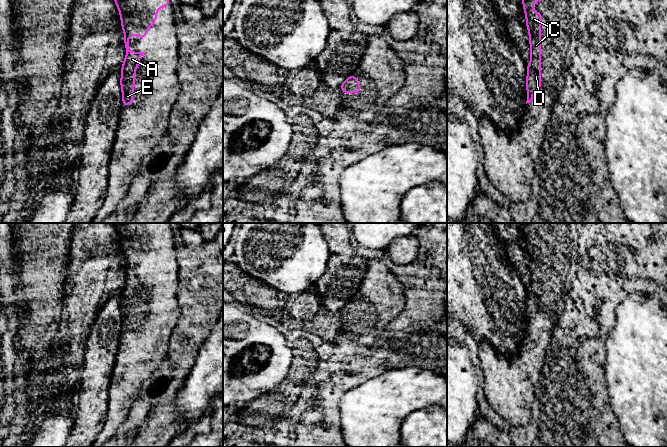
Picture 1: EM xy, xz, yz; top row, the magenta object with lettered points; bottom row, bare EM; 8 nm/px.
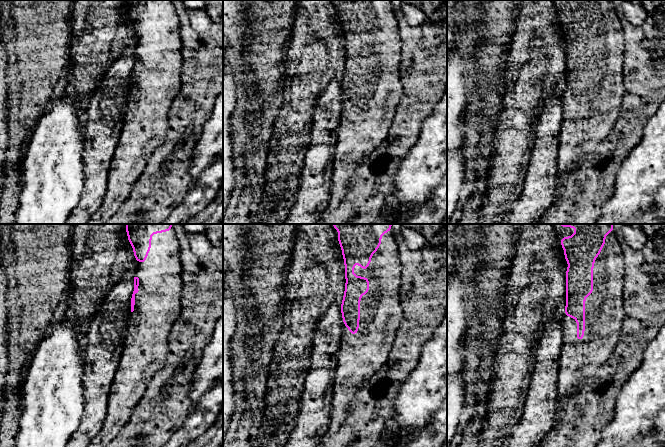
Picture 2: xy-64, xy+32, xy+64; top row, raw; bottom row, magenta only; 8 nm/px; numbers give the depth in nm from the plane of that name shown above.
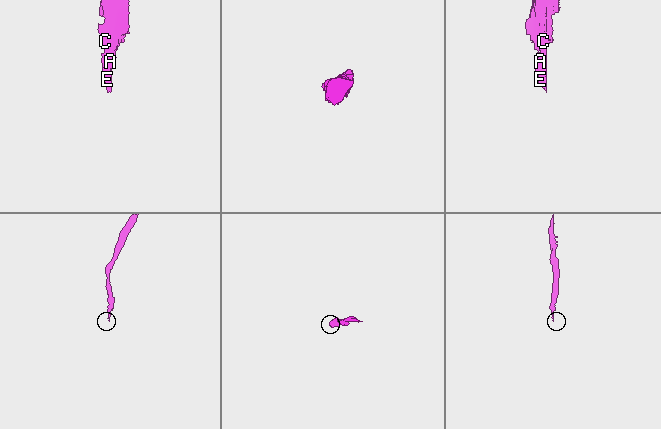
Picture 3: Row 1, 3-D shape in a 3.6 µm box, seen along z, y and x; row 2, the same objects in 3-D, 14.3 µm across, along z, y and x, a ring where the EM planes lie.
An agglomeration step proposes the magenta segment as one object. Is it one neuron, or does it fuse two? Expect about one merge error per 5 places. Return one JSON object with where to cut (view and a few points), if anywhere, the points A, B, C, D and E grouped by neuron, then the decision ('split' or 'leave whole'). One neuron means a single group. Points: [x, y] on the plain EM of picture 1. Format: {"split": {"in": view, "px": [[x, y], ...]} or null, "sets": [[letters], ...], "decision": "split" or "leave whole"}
{"split": null, "sets": [["A", "B", "C", "D", "E"]], "decision": "leave whole"}

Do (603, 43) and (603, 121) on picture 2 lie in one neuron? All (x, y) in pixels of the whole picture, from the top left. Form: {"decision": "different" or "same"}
{"decision": "same"}

